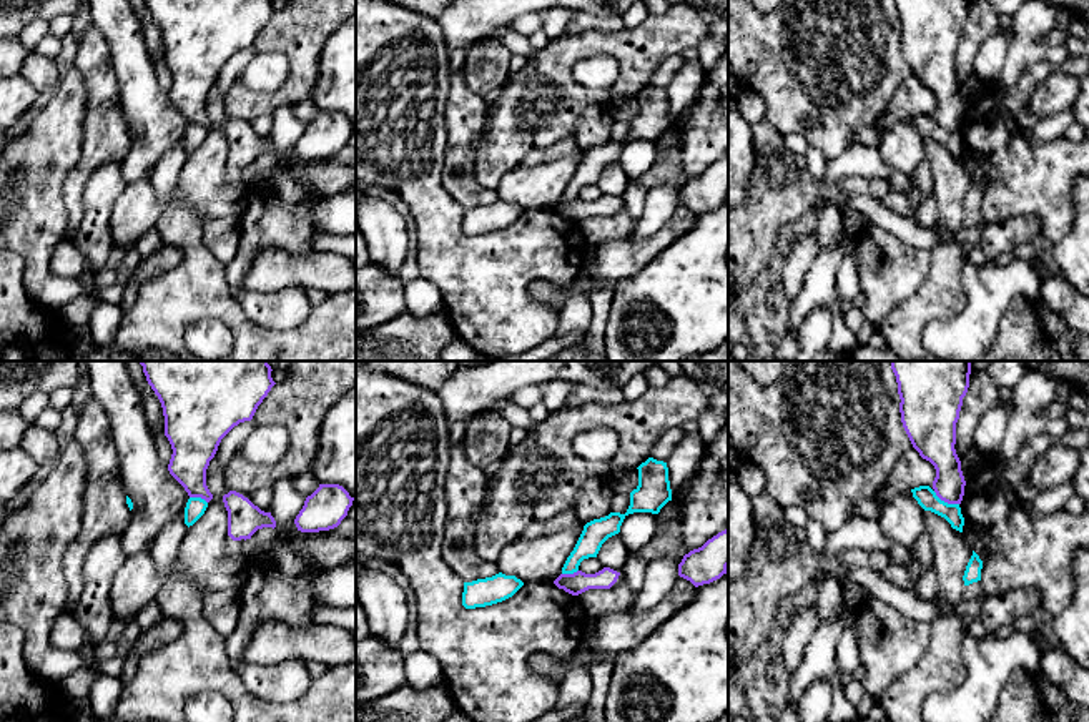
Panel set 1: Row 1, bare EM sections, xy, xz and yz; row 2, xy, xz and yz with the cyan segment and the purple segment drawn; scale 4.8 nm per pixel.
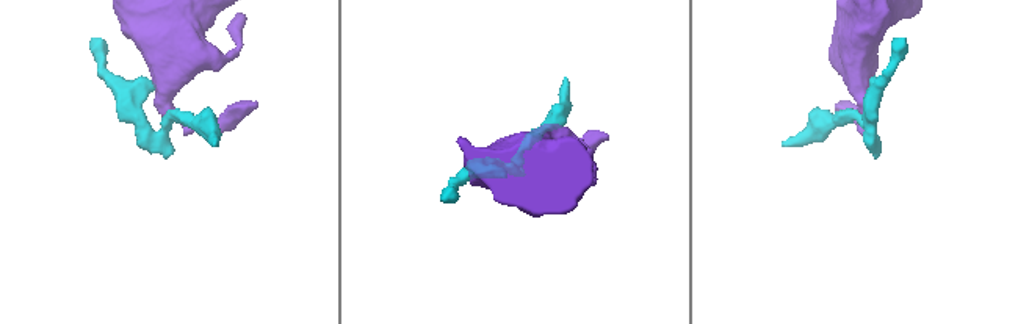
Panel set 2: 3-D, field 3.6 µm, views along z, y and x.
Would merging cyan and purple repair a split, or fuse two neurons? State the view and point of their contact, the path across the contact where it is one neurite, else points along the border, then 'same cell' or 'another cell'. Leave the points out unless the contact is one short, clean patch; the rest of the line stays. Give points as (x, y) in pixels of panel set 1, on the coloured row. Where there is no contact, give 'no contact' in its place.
yz (946, 503) | along yz (933, 491), (941, 499), (958, 504) | another cell

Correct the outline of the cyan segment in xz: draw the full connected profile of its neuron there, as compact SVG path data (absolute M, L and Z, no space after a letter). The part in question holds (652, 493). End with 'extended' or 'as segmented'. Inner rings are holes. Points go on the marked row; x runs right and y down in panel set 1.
M648 457L637 469L638 486L630 492L630 506L627 512L610 512L605 517L587 522L574 551L562 567L562 574L574 574L579 571L584 559L597 557L602 544L620 532L620 526L628 514L658 514L660 509L672 501L667 462Z; as segmented

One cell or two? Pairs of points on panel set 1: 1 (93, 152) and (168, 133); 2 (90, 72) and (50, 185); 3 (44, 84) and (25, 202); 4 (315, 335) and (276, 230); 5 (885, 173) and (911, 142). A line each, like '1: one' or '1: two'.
1: two
2: two
3: two
4: two
5: two

